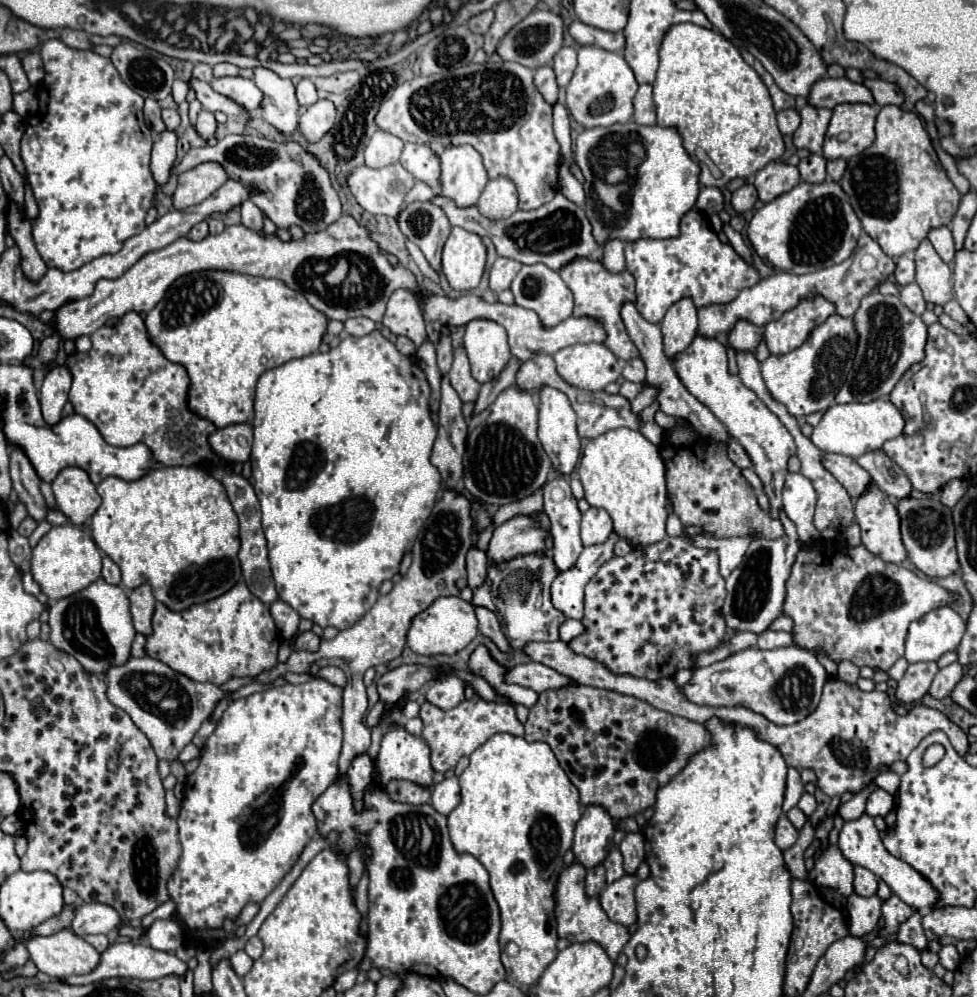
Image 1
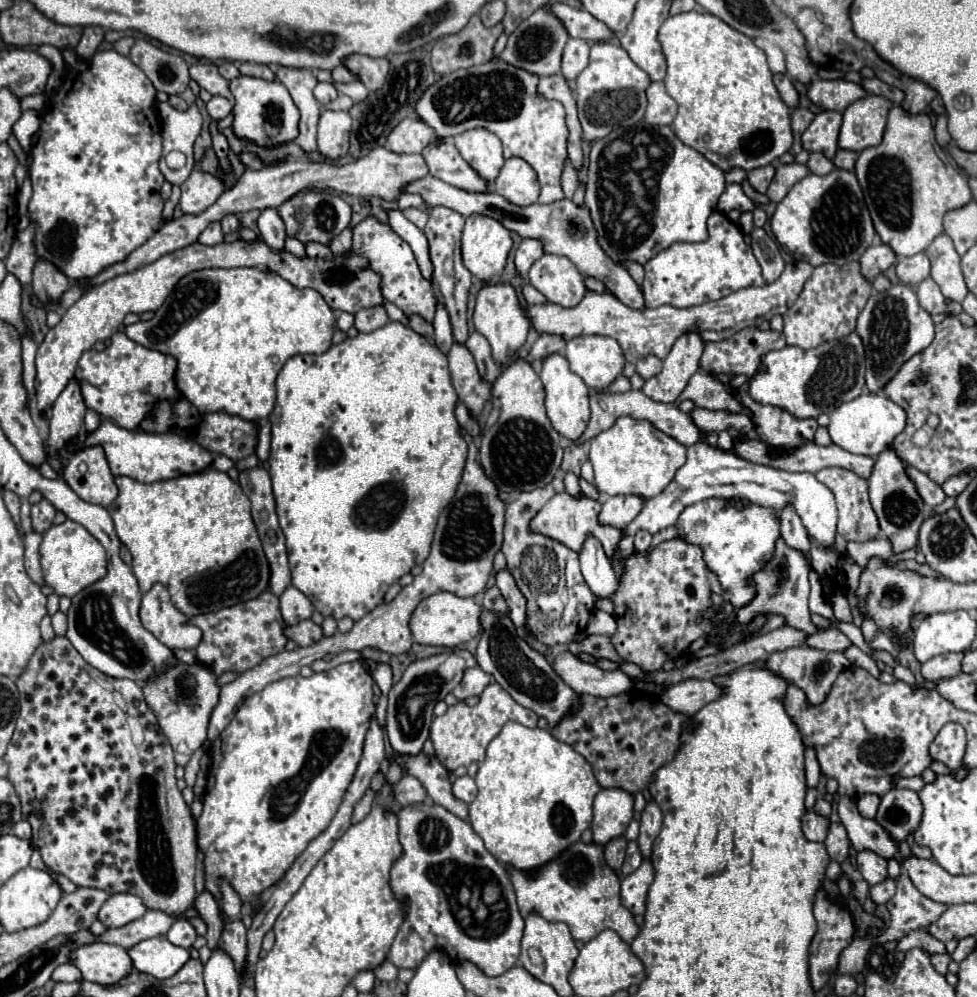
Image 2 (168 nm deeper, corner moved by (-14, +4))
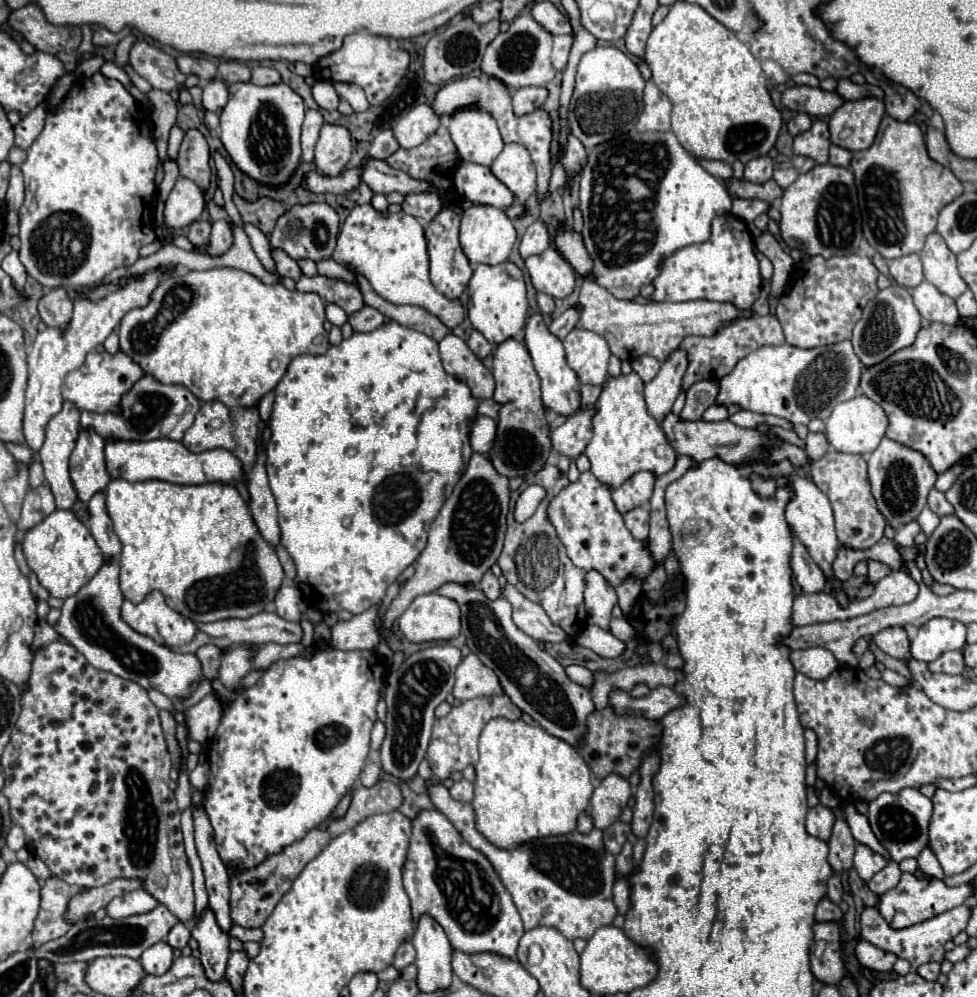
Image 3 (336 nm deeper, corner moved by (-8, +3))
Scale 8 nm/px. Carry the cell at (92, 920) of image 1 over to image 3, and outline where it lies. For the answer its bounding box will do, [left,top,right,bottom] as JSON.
[107,889,159,919]

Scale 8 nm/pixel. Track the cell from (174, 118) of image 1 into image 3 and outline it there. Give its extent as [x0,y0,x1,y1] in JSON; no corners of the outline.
[147,89,177,183]

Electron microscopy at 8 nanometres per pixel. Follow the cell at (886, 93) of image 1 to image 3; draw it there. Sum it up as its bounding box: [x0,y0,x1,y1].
[837,79,869,101]

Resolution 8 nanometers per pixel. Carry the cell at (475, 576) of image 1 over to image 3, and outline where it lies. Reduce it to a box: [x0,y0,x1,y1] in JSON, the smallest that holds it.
[503,585,571,643]

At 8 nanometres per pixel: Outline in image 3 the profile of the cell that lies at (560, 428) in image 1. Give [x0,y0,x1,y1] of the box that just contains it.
[525,313,581,415]

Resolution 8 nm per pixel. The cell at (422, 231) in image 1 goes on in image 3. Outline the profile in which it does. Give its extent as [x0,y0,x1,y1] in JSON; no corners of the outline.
[425,209,471,299]

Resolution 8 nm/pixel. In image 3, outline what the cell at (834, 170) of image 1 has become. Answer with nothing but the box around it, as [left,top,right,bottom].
[829,145,851,167]

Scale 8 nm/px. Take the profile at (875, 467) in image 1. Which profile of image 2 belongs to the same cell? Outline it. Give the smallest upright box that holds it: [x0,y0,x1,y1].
[905,462,945,508]

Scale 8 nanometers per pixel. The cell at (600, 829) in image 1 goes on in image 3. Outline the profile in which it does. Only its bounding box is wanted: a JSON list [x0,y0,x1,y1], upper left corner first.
[591,773,631,829]

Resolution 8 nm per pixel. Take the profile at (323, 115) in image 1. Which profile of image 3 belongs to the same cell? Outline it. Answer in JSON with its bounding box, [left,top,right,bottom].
[315,125,351,175]

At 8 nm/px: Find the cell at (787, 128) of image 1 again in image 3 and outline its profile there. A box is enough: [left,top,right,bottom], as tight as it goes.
[787,113,811,135]

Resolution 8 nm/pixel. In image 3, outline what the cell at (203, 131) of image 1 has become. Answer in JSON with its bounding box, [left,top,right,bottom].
[203,79,229,113]

